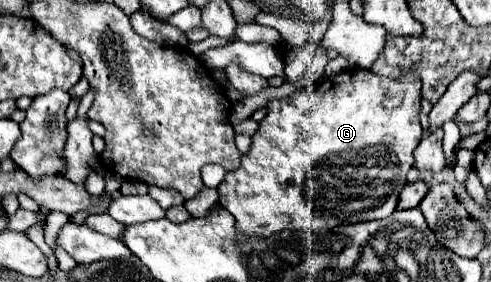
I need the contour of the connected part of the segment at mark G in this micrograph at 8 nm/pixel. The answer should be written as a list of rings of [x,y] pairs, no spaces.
[[[349,68],[297,94],[271,100],[267,104],[269,114],[251,136],[253,144],[249,152],[243,154],[241,166],[227,172],[225,180],[219,184],[219,202],[235,216],[239,232],[265,238],[281,230],[315,232],[339,224],[391,216],[399,192],[407,184],[405,176],[415,162],[413,152],[423,136],[419,122],[421,100],[419,76],[411,76],[409,72],[403,80],[387,80],[385,76],[375,76],[375,72],[361,68]]]

